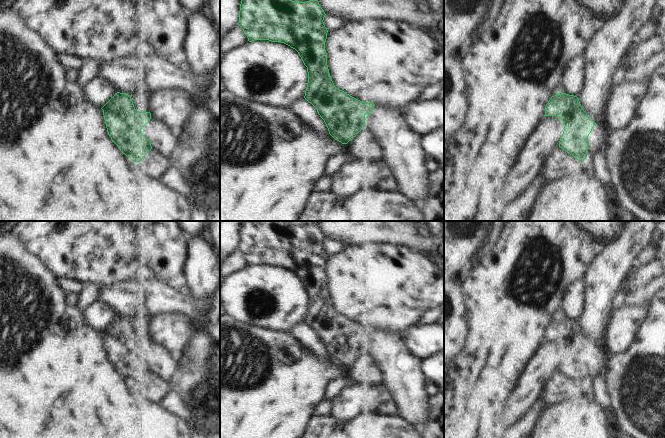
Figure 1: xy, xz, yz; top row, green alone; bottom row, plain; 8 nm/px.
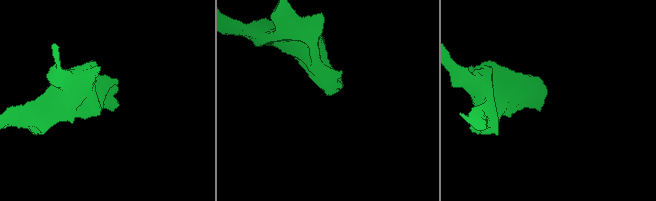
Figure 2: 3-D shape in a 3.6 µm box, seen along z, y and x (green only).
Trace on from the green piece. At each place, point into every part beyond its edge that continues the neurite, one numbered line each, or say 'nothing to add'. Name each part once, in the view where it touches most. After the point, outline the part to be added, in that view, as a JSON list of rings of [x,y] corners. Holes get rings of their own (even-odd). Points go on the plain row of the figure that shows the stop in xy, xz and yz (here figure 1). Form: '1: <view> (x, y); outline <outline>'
1: yz (598, 362); outline [[[603,340],[598,346],[596,346],[595,350],[588,360],[589,369],[587,372],[585,384],[588,384],[598,375],[606,373],[609,358],[610,354],[608,352],[607,343],[605,340]]]

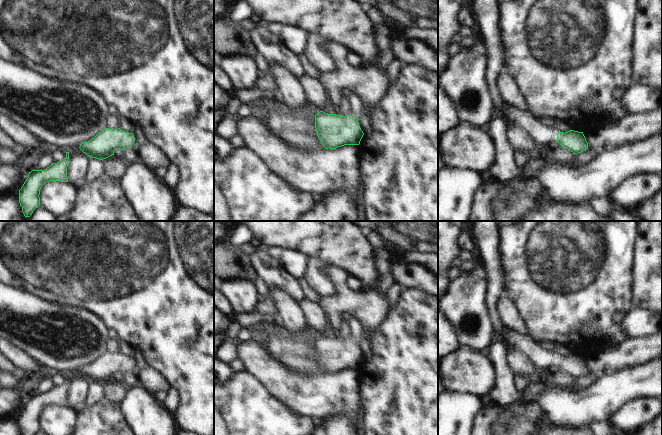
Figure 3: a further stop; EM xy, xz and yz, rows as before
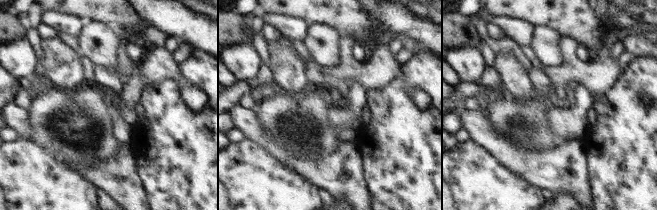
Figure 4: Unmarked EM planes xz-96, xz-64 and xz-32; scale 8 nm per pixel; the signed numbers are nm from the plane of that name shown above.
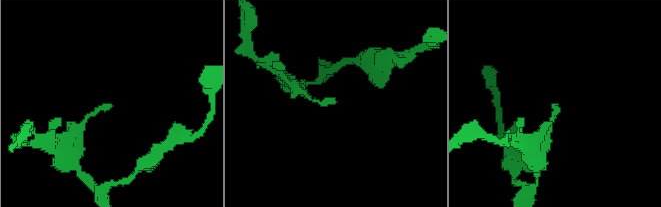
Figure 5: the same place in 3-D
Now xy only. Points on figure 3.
nothing to add

